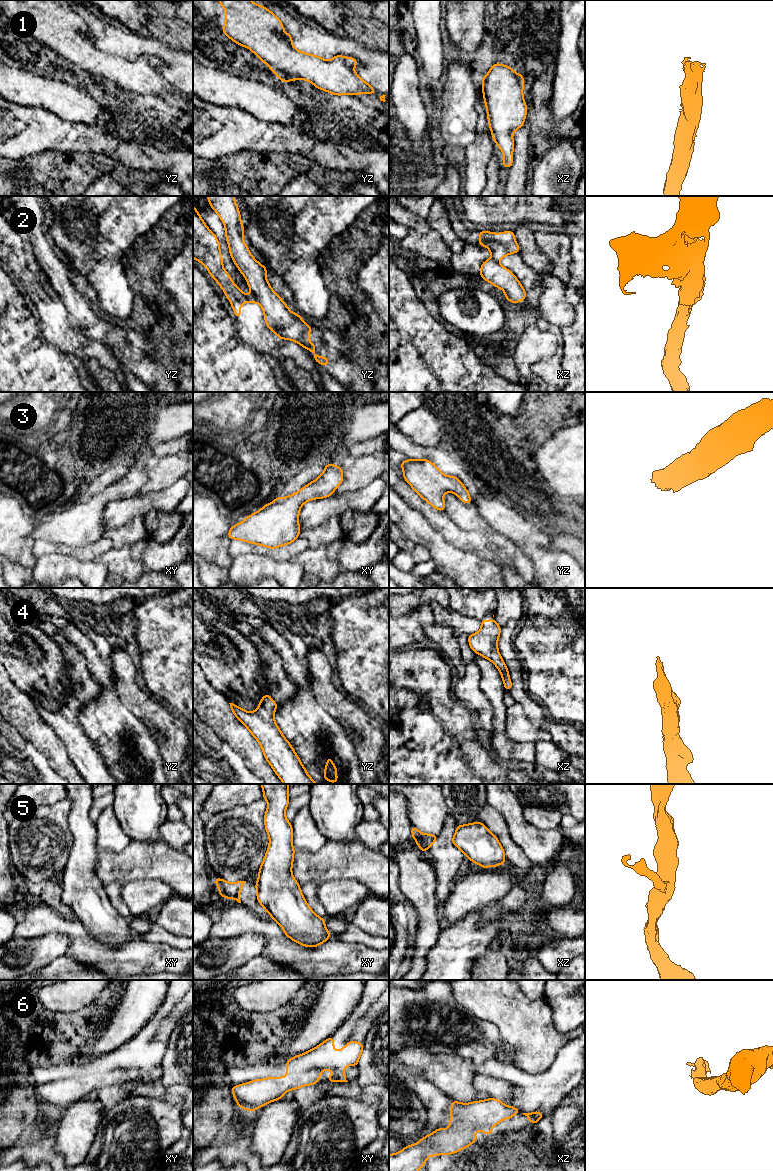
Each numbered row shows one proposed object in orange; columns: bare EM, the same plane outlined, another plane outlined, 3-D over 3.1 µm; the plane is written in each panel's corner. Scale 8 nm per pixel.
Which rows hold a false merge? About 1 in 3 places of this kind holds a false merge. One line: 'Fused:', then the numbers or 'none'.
Fused: 2, 5

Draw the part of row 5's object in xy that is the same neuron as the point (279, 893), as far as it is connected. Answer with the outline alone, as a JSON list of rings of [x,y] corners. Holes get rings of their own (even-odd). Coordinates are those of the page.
[[[260,784],[263,798],[268,802],[264,816],[269,846],[259,868],[257,900],[283,929],[285,935],[305,947],[317,947],[327,941],[331,934],[325,926],[325,919],[313,912],[292,875],[295,849],[292,844],[293,828],[285,812],[289,804],[289,784]]]

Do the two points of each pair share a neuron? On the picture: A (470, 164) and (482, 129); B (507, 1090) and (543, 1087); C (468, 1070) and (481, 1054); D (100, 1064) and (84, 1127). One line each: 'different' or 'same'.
A: same
B: different
C: different
D: different

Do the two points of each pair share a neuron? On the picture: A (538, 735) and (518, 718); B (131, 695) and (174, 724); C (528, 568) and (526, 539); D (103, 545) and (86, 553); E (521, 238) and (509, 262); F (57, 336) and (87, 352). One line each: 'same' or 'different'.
A: same
B: same
C: different
D: same
E: different
F: same

